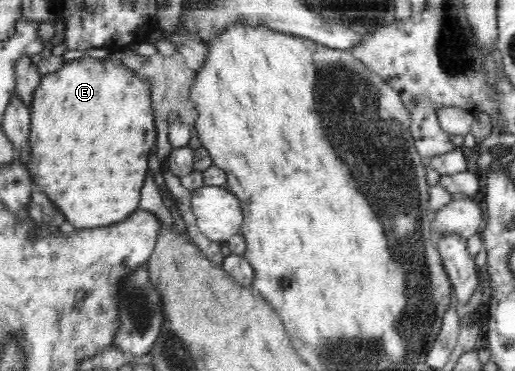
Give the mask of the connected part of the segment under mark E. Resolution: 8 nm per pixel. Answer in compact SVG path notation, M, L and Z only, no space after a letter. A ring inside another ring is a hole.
M86 56L82 59L64 62L64 64L50 74L42 76L40 84L34 90L34 96L30 104L30 132L27 137L27 146L30 147L30 160L27 161L27 170L34 178L38 186L44 188L46 196L58 207L65 220L78 228L98 228L116 224L114 220L124 220L138 208L140 200L140 190L146 180L148 172L148 158L152 154L152 148L156 145L156 111L152 107L152 97L150 97L150 83L148 79L141 79L135 71L122 65L120 60L110 61L110 59L96 59Z

